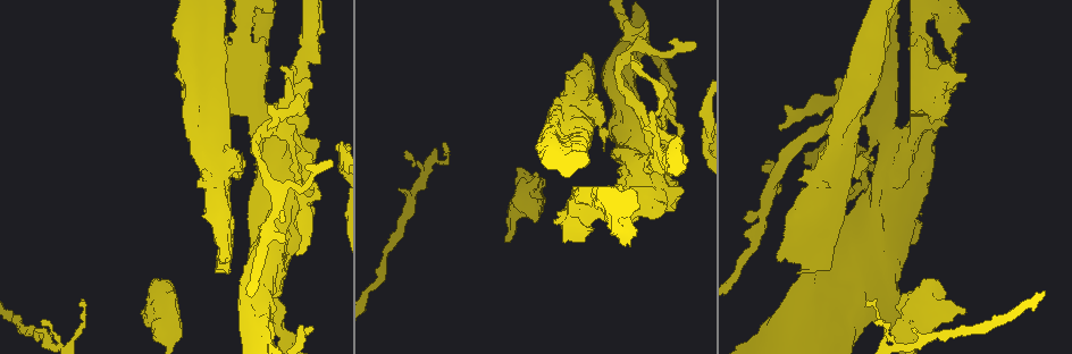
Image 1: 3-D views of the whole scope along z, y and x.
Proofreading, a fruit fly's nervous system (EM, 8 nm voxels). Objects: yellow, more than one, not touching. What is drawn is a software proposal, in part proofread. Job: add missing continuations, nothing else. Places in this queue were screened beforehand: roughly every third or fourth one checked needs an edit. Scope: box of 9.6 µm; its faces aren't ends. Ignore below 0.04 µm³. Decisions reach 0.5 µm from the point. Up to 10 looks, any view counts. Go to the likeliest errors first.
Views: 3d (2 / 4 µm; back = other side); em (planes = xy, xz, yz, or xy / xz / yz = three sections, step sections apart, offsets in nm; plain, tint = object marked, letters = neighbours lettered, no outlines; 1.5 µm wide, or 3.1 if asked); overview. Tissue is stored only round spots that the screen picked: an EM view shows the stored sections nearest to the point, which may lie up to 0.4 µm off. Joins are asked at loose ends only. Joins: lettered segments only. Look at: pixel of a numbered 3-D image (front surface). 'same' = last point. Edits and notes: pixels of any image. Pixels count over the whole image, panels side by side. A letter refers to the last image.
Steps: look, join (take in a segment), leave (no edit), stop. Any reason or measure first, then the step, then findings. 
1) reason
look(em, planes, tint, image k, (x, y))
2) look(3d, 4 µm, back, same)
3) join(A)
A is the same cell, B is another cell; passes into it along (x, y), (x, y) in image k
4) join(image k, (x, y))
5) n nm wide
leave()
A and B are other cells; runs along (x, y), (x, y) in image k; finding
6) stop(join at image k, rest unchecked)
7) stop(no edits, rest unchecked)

free end
look(3d, 2 µm, image 1, (965, 309))

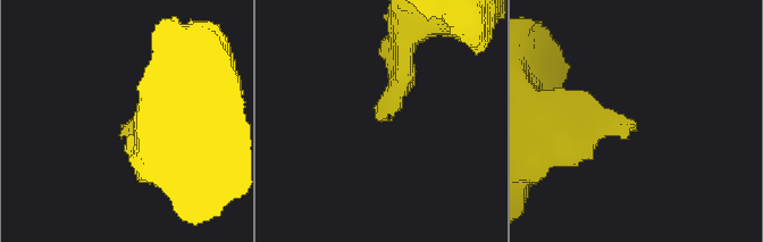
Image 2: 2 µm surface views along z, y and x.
now the EM
look(em, planes, letters, image 2, (124, 128))

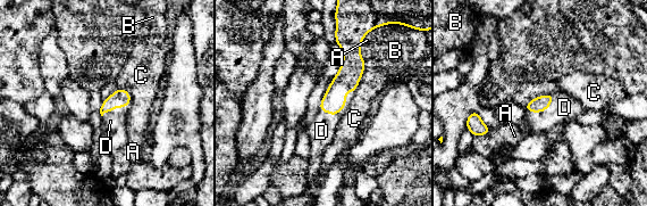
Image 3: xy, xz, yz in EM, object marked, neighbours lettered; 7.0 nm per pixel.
join(D)
D is the same cell, A, B and C are other cells; passes into it along (346, 80), (342, 108), (321, 131) in image 3; it goes on there

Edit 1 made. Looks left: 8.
thick end
look(3d, 4 µm, image 1, (901, 267))

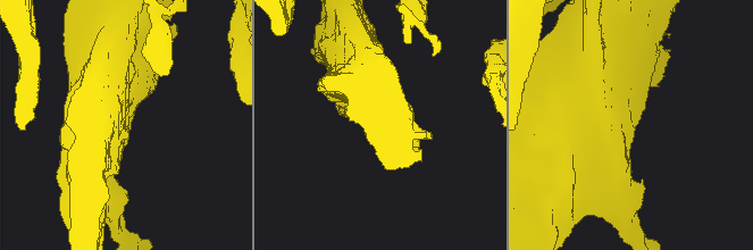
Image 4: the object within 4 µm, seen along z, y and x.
look(em, planes, tint, image 4, (634, 130))

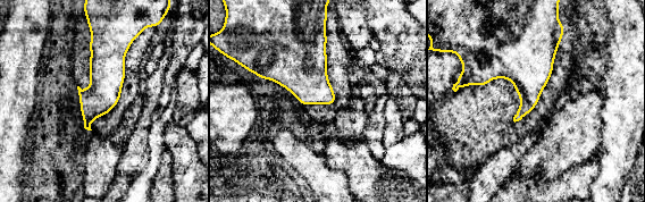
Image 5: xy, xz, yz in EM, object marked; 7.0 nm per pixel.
what lies round it
look(em, planes, letters, same)

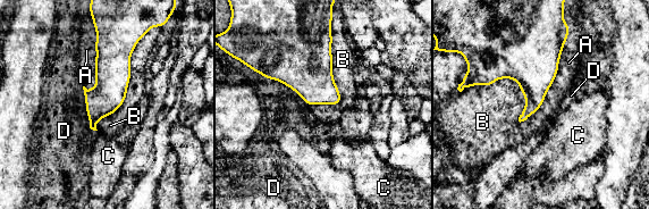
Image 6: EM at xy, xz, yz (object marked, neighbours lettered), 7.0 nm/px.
leave()
A, B, C and D are other cells; border along (331, 52), (331, 75), (340, 102) in image 6; no lettered segment goes on from it

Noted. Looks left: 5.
free end
look(em, planes, letters, image 1, (766, 162))

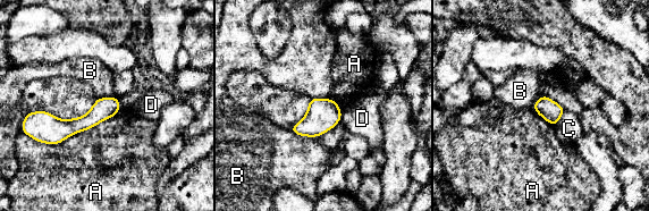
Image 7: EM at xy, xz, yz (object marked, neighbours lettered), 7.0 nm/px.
leave()
A, B, C and D are other cells; none of them fits

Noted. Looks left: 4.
thick end
look(3d, 4 µm, image 1, (317, 139))

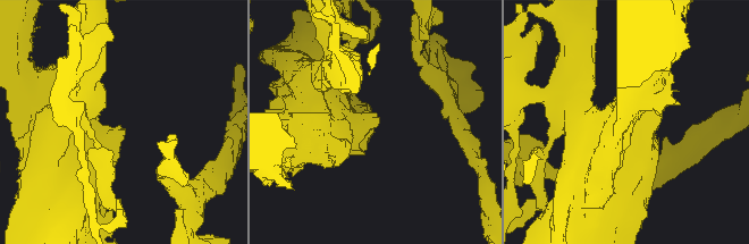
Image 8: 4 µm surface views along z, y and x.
look(em, planes, letters, image 8, (378, 120))

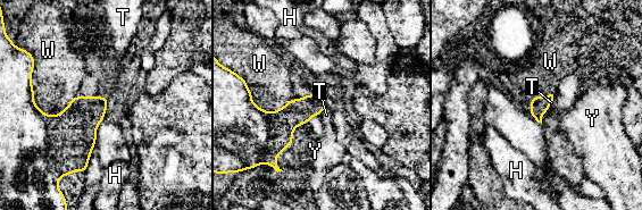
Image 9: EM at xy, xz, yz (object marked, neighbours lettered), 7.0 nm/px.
leave()
H, T, W and Y are other cells; border along (326, 108), (318, 115) in image 9; no lettered segment goes on from it

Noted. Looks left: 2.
stop(join at image 3, rest unchecked)

